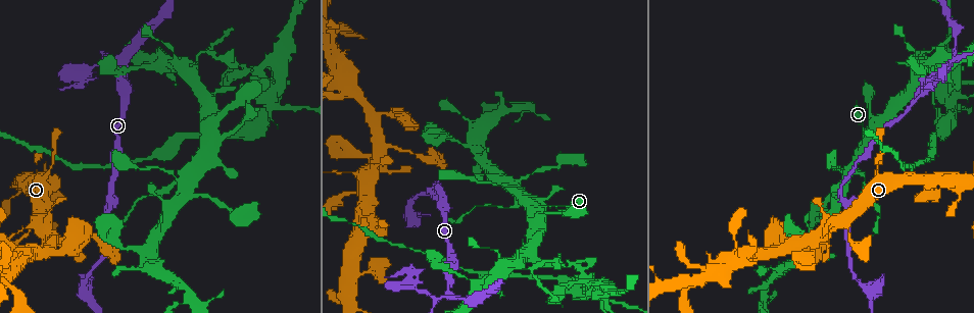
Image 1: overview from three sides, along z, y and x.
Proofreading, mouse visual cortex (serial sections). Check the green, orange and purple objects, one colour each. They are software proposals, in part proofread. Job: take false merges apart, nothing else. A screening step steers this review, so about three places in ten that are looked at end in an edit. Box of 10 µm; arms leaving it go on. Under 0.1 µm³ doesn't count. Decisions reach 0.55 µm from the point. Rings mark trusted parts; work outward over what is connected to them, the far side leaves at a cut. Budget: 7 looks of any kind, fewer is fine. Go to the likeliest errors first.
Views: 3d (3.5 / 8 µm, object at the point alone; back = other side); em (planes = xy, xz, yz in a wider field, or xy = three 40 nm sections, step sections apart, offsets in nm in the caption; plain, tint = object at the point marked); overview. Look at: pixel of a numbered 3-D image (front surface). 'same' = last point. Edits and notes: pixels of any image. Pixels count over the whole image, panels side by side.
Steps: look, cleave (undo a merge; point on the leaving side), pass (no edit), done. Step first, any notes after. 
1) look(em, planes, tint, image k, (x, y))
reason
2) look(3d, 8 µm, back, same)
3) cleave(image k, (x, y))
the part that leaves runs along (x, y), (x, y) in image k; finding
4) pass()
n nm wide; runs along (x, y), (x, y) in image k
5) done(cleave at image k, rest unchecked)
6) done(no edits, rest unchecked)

look(3d, 8 µm, image 1, (451, 293))
sharp bend

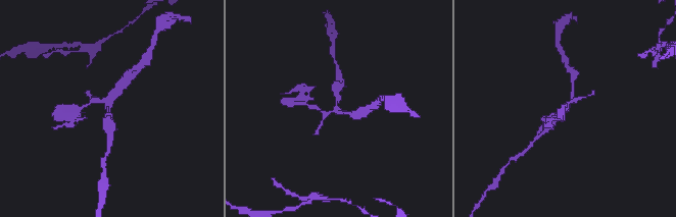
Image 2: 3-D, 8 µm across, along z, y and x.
look(3d, 3.5 µm, same)
zoom in

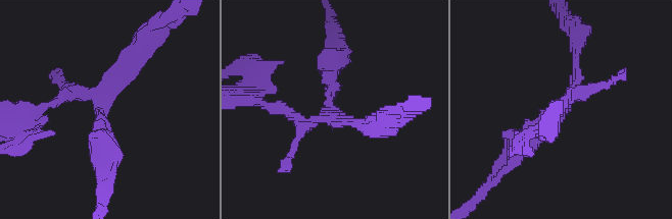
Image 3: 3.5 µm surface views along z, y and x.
look(em, xy, step 3, tint, image 3, (329, 112))
4 arms; arms of 150, 150, 200, 300 nm

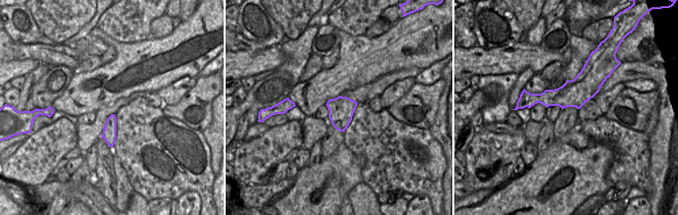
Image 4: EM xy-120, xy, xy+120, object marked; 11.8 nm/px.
pass()
300 nm wide; runs along (104, 149), (101, 102), (73, 93), (48, 105) in image 3; continuous, no second cell

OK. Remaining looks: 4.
look(3d, 3.5 µm, image 1, (219, 138))
narrows sharply

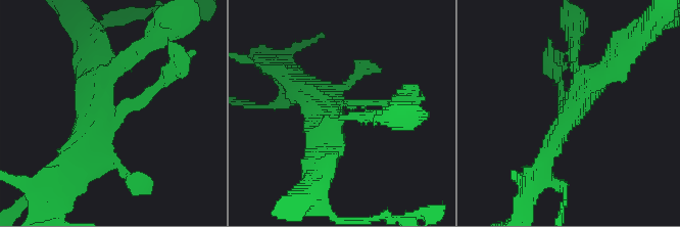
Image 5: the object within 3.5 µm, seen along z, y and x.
pass()
runs along (397, 100), (346, 102), (325, 150) in image 5; continuous, no second cell

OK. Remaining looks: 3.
look(3d, 8 µm, image 1, (533, 252))
calibre changes

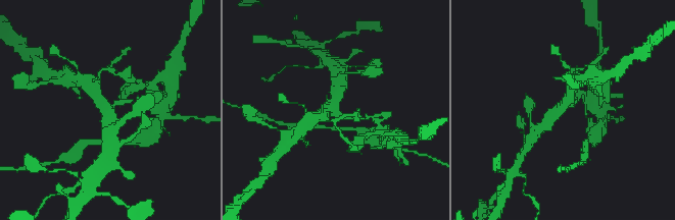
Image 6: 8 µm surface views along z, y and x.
look(3d, 3.5 µm, same)

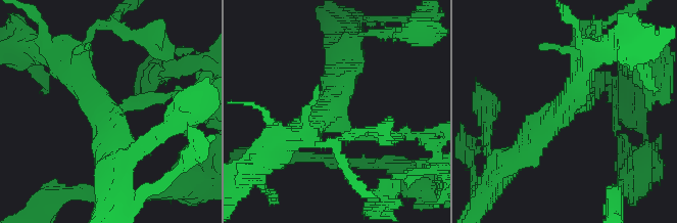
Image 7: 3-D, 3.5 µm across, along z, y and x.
look(em, xy, step 3, tint, image 7, (566, 110))

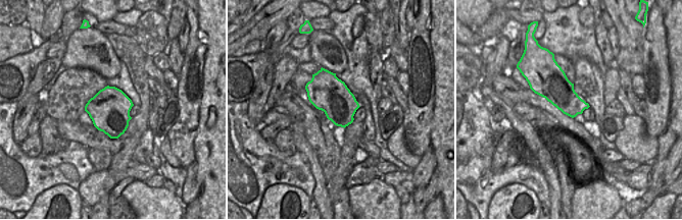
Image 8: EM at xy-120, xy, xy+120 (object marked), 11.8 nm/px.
cleave(image 7, (162, 97))
3 arms; a second cell is stuck on

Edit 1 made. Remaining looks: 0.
done(cleave at image 7, rest unchecked)

